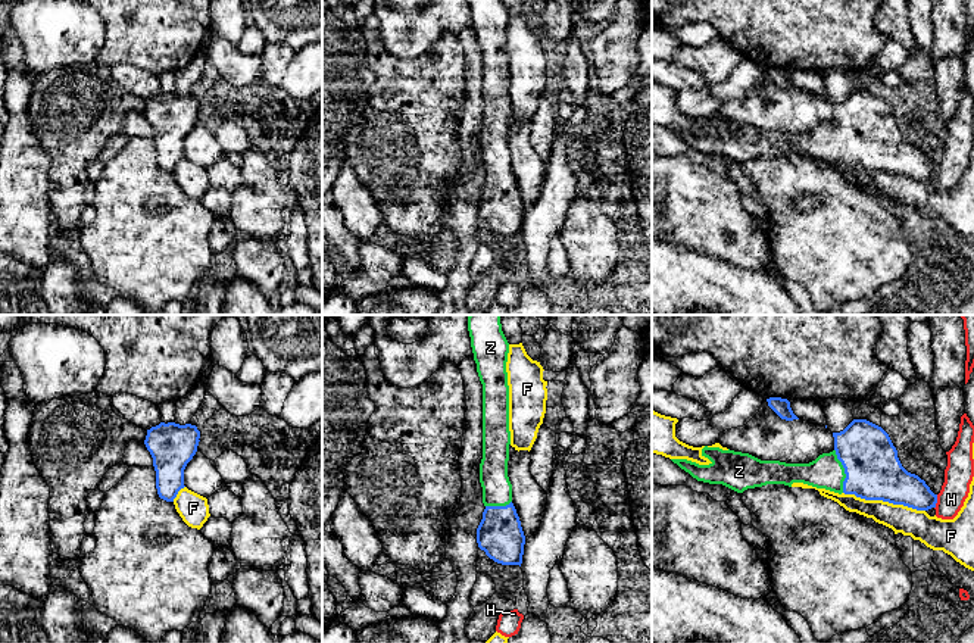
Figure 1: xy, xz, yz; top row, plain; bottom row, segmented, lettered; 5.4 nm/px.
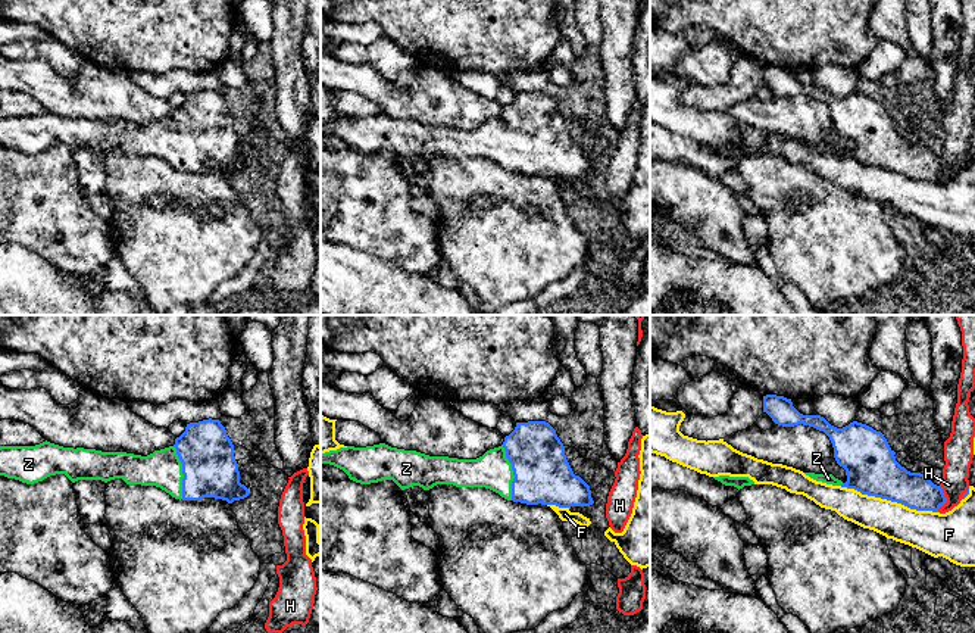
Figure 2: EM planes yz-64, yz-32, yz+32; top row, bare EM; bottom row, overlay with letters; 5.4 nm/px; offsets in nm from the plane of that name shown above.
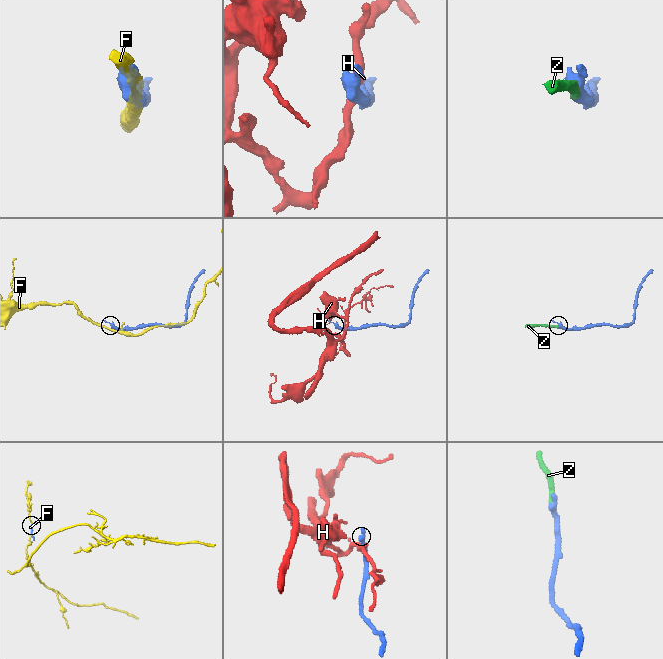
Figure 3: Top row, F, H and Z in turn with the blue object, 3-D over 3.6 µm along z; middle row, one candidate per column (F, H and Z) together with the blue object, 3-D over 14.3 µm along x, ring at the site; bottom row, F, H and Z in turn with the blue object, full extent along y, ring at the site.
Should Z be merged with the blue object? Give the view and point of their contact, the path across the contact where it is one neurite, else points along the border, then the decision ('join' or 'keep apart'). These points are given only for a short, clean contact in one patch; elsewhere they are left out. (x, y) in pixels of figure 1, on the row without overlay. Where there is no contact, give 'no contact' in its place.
contact yz (845, 141); way yz (873, 140), (845, 141), (826, 141); join

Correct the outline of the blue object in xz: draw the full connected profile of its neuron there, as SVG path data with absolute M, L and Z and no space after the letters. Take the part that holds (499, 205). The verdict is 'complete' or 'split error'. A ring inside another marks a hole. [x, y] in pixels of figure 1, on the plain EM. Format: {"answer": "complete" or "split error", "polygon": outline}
{"answer": "split error", "polygon": "M502 0L468 1L477 43L483 54L483 129L480 134L480 153L483 157L483 174L486 180L477 199L477 213L478 218L494 232L521 237L525 206L512 174L512 154L508 147L511 102L506 32L509 13Z"}

